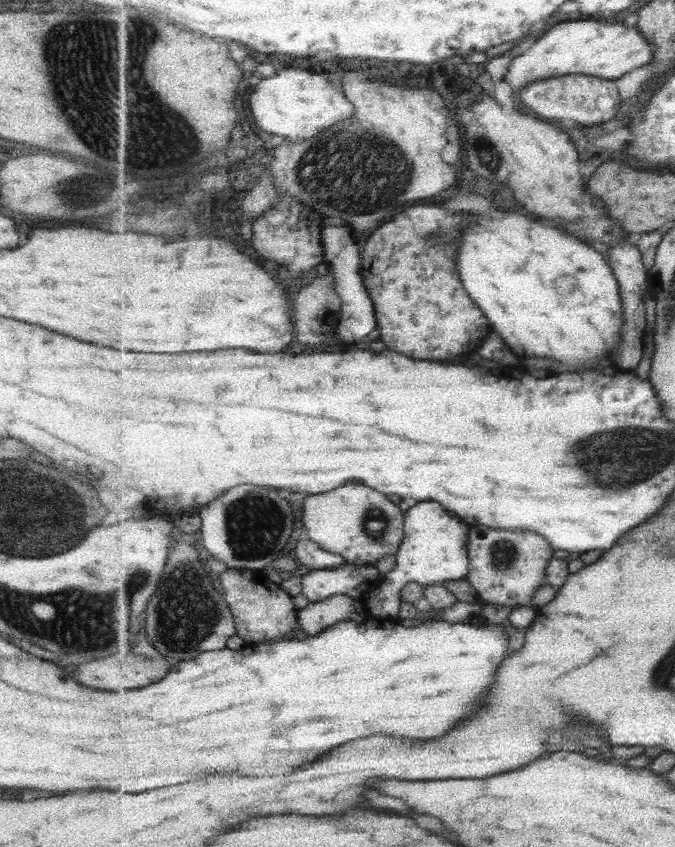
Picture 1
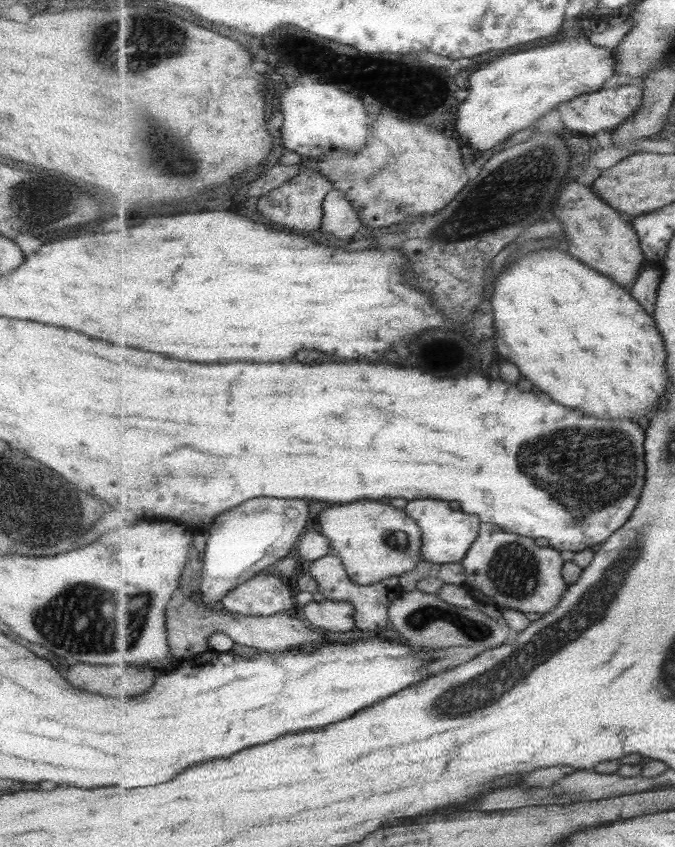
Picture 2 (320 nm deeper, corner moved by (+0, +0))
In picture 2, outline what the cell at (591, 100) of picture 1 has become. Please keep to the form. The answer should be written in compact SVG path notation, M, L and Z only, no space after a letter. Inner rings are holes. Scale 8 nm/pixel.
M608 85L599 91L582 94L569 102L558 106L557 110L562 116L567 130L579 134L597 134L604 130L615 130L624 125L629 118L636 116L637 111L644 105L644 90L636 85L621 85L614 87Z

